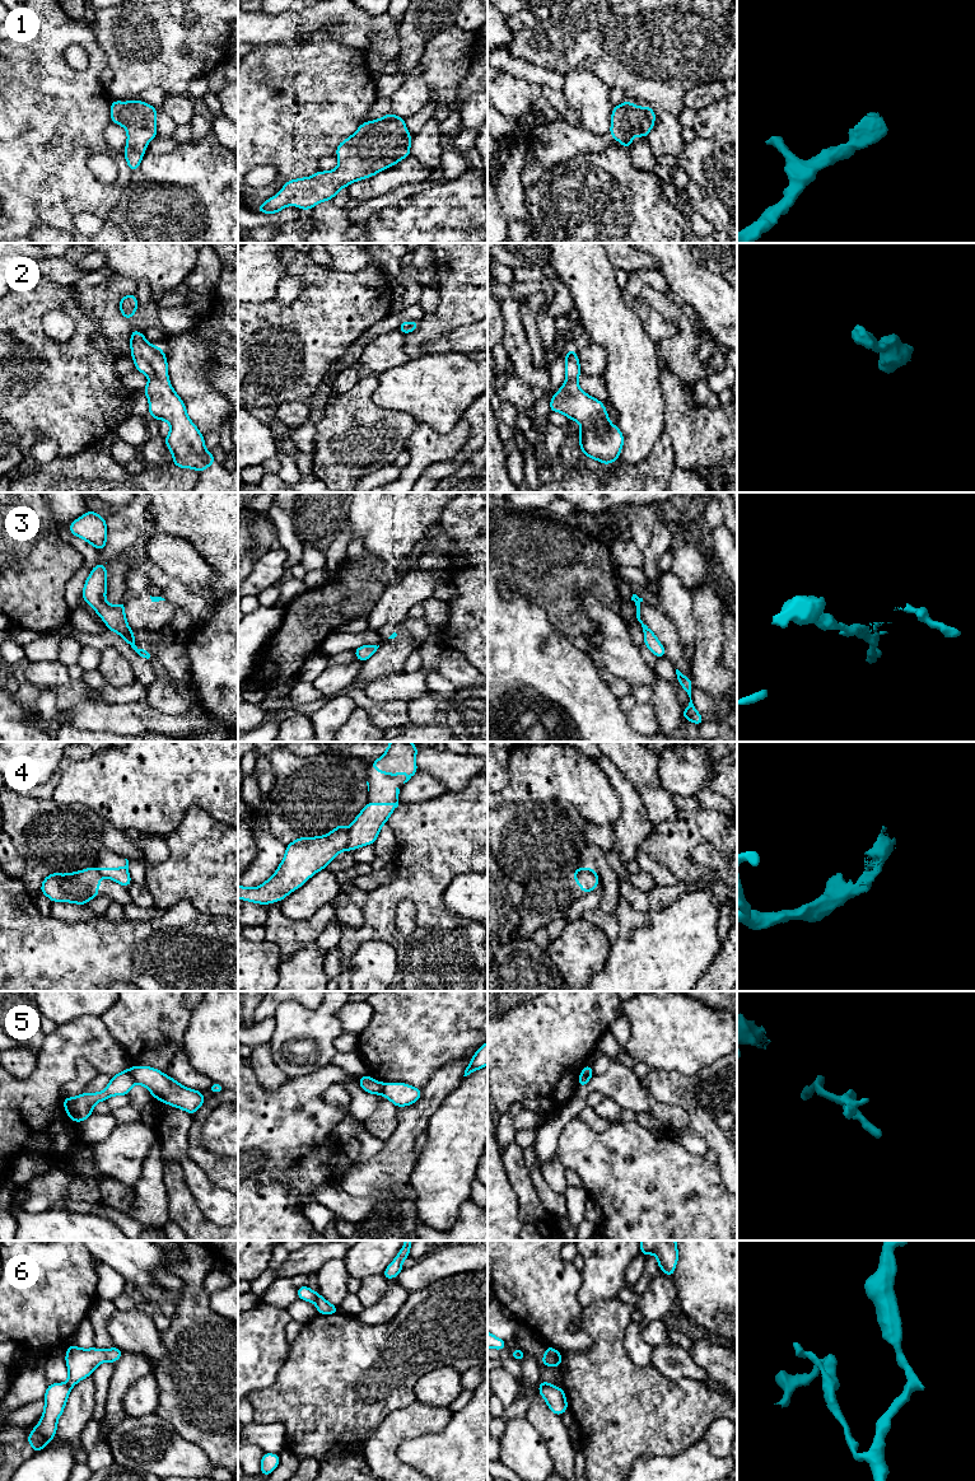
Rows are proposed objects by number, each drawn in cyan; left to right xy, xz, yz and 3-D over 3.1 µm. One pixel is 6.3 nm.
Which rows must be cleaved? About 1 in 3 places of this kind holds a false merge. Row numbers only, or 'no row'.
3, 4, 5, 6

